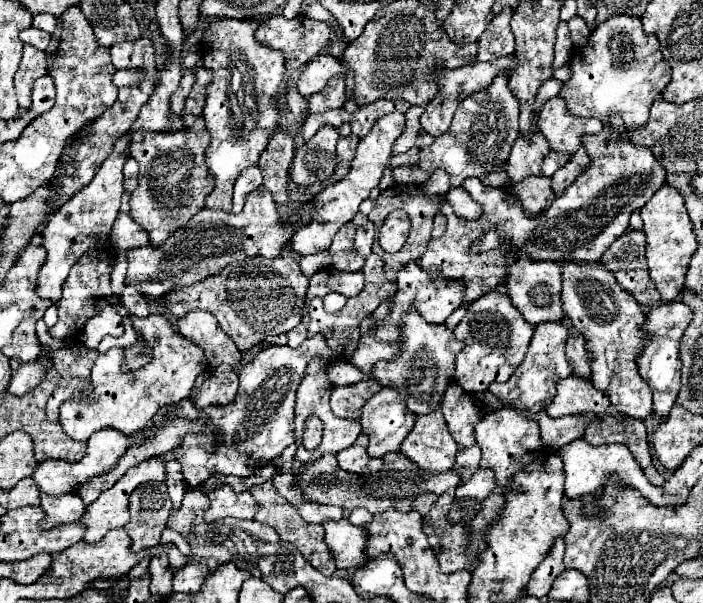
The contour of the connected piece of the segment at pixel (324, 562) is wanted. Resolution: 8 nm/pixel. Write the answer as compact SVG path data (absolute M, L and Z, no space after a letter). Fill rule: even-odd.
M265 482L265 484L261 484L261 486L255 486L255 488L251 488L249 492L251 492L251 494L257 498L257 502L261 504L261 508L259 508L257 516L255 516L259 522L269 524L269 526L281 536L283 542L293 544L293 546L305 556L305 560L307 560L315 570L319 570L323 576L333 576L333 574L335 574L337 564L333 562L333 554L329 552L329 546L323 542L323 528L321 528L319 524L307 524L307 522L299 516L297 508L291 506L289 502L285 502L285 498L279 496L279 492L273 488L271 482Z

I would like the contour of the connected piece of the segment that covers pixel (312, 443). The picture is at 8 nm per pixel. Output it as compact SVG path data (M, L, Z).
M311 416L307 422L305 422L305 432L303 432L303 446L307 450L315 450L321 442L321 422Z

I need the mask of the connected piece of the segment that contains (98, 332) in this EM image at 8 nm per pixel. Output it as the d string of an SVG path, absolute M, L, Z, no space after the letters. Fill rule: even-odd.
M97 300L97 310L99 314L87 320L81 332L81 342L89 348L95 350L99 342L105 336L121 336L123 334L123 318L111 308L105 300Z

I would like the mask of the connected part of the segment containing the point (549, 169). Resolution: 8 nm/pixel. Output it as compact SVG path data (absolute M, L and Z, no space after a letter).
M551 150L551 152L547 154L545 162L543 162L543 176L553 176L553 172L557 172L567 160L569 160L569 154Z

